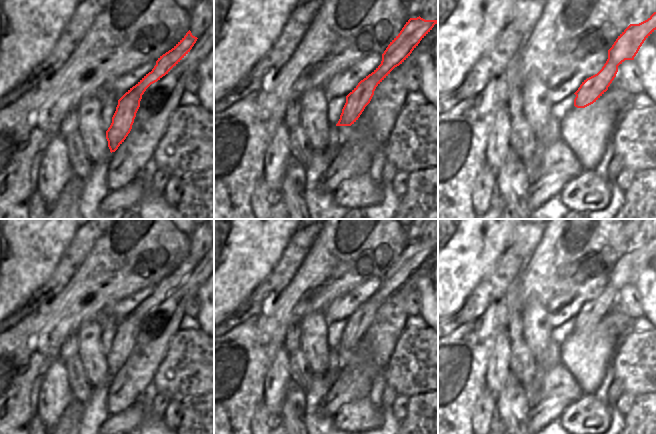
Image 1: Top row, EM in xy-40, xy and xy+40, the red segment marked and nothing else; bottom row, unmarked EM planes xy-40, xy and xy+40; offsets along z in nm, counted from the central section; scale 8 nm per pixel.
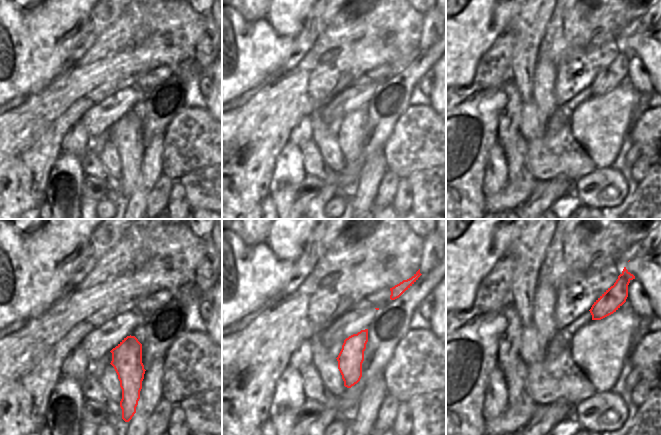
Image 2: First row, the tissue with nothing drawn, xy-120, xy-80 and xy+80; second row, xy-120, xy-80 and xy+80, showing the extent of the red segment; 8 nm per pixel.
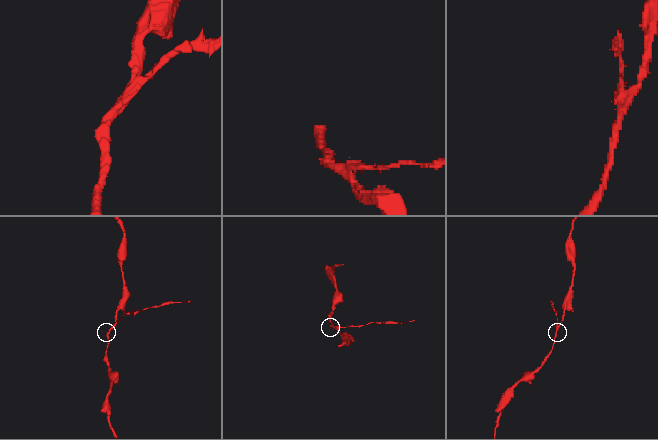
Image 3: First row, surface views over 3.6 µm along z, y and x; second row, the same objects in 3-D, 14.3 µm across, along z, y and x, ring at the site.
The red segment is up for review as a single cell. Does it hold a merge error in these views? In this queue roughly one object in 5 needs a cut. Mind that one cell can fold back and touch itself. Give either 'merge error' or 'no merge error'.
merge error

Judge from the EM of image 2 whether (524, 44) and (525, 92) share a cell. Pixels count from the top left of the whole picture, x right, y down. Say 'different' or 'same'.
same

